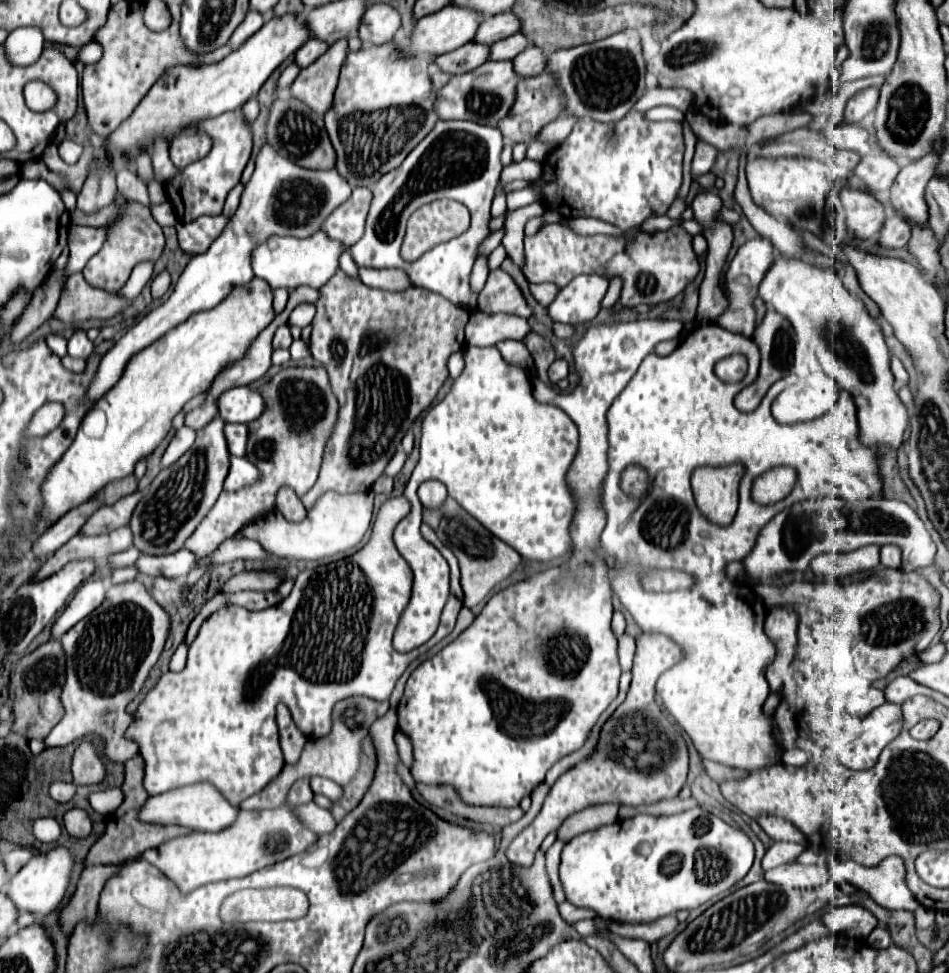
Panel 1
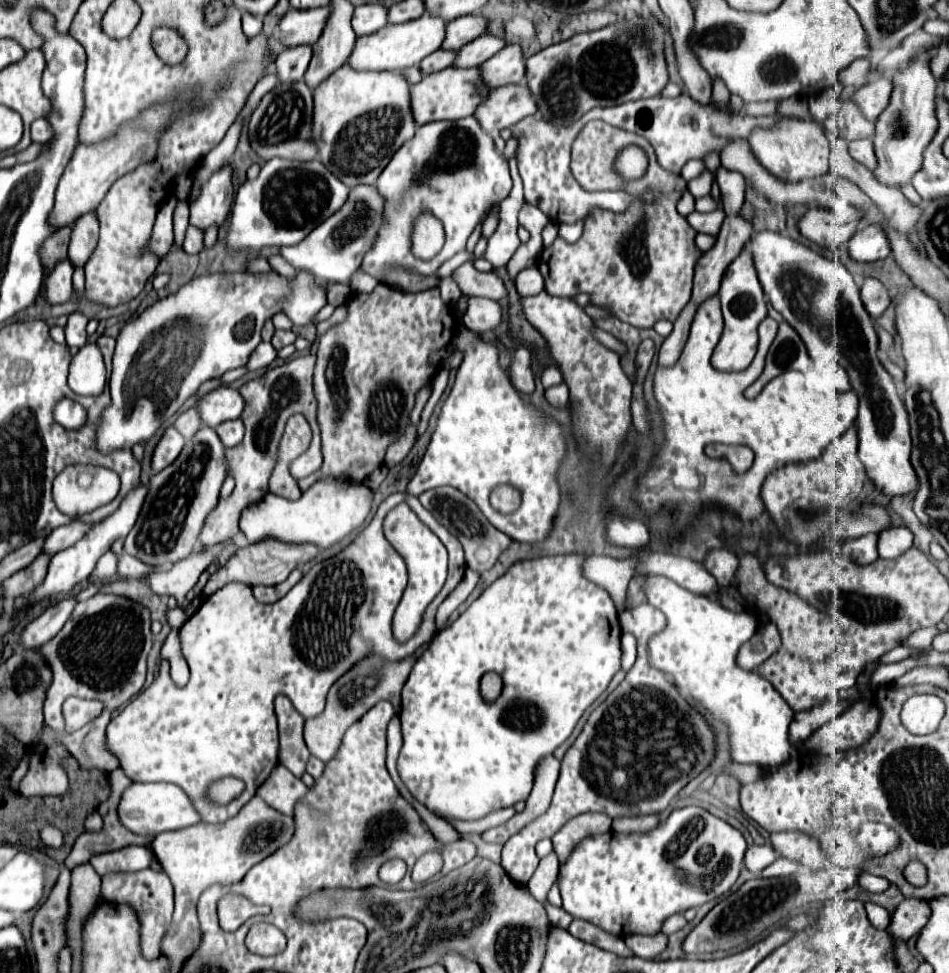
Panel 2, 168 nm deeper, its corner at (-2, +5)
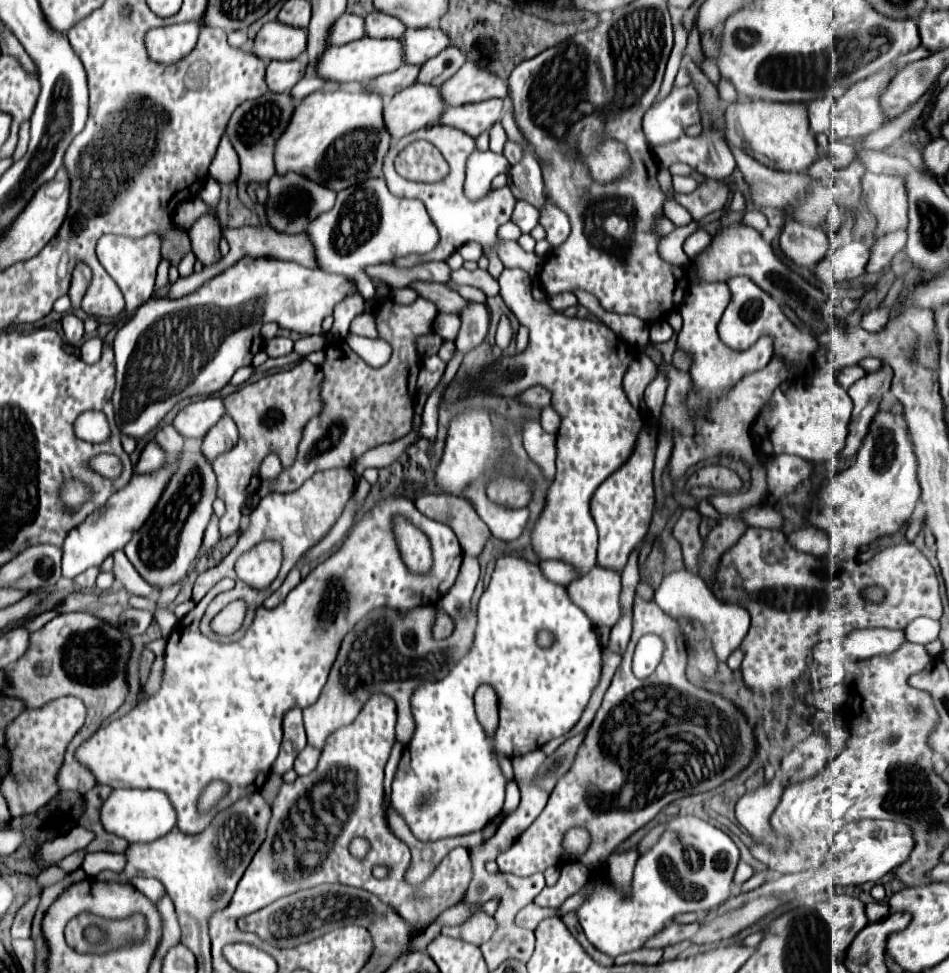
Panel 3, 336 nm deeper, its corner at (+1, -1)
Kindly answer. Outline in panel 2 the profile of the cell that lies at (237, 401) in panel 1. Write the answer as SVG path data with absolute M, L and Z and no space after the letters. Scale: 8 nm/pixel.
M217 387L199 399L195 403L195 409L197 409L203 425L217 427L223 421L237 419L243 411L243 405L245 405L245 401L243 401L243 397L239 397L237 389Z

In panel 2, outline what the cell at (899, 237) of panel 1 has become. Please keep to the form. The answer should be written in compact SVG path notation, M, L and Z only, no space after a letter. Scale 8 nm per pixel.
M867 225L859 229L847 241L847 253L853 261L863 261L863 263L879 261L889 257L889 251L891 247L887 247L887 237L883 229L879 229L877 225Z

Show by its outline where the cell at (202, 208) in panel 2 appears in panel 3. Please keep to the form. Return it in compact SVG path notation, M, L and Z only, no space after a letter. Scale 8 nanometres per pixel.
M206 213L196 219L194 225L188 229L188 237L196 259L200 259L204 265L216 263L220 259L218 243L222 239L222 227L216 213Z

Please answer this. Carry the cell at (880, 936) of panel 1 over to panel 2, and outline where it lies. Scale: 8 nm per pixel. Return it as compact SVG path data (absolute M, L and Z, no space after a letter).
M871 903L871 907L867 907L867 915L869 921L875 929L885 929L887 927L887 919L889 919L889 911L877 903Z

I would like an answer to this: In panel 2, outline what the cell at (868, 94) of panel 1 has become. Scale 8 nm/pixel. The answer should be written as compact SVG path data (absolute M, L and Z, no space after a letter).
M881 75L881 77L869 81L867 85L863 85L861 89L857 89L853 93L853 101L859 105L859 109L871 123L877 123L879 115L889 105L891 89L893 89L891 75Z

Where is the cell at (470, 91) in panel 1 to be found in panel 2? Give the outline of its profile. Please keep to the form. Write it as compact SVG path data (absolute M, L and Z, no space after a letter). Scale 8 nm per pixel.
M447 67L443 71L425 75L417 85L411 87L411 113L417 125L425 125L431 121L455 121L461 117L469 117L475 113L479 101L487 97L489 89L483 87L481 95L481 85L479 85L479 71L477 69L453 69Z

